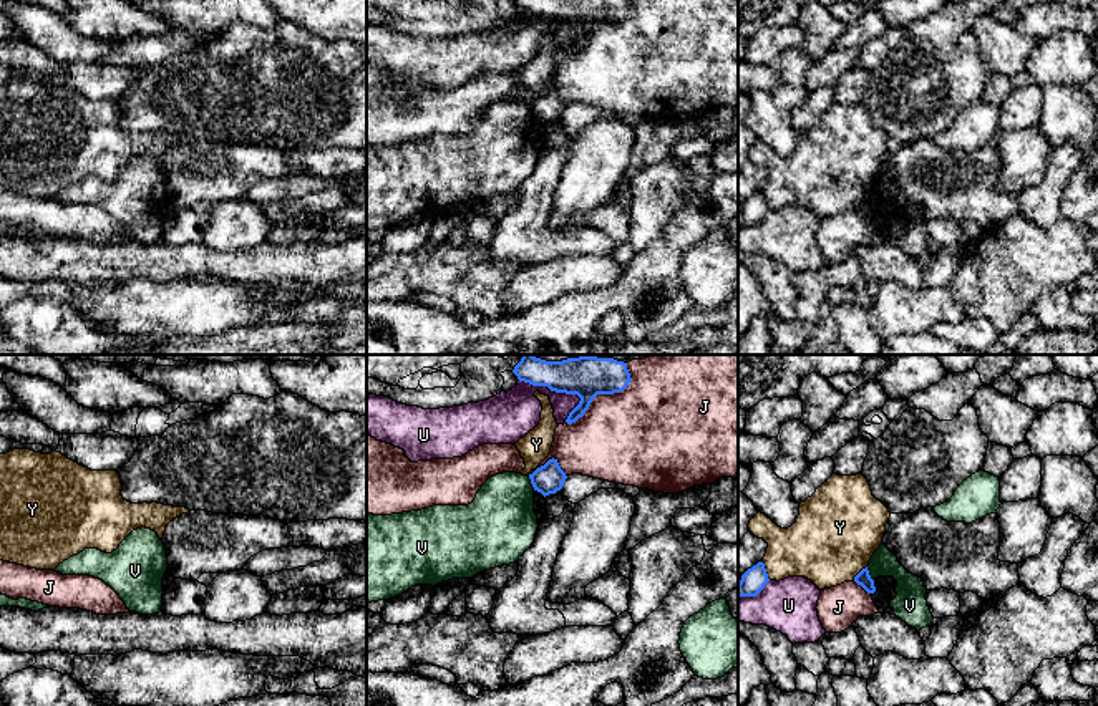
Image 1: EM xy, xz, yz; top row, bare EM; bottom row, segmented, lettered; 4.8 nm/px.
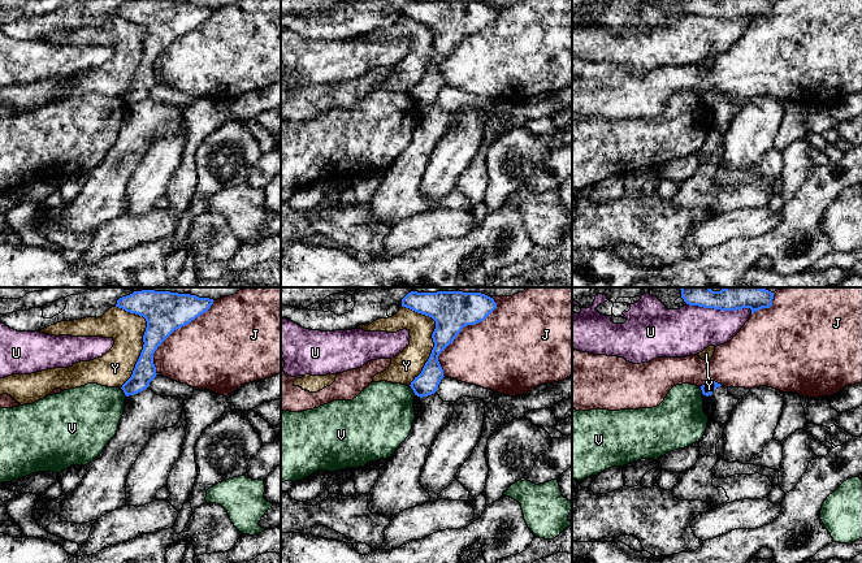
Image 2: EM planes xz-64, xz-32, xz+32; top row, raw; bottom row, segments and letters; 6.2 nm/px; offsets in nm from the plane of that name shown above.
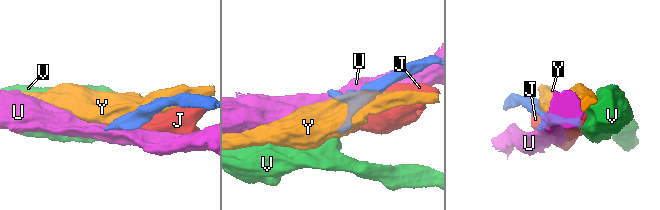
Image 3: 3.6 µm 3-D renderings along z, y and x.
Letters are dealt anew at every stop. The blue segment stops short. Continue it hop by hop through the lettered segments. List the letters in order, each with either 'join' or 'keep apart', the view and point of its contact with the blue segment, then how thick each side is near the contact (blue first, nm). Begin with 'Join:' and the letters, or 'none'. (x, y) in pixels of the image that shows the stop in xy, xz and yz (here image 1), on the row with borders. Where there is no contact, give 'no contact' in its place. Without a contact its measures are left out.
Join: none
J: keep apart; contact xz (604, 393); calibres 200 and 460 nm
U: keep apart; contact xz (551, 390); calibres 200 and 240 nm
V: keep apart; contact xz (531, 483); calibres 140 and 340 nm
Y: keep apart; contact yz (765, 570); calibres 120 and 280 nm

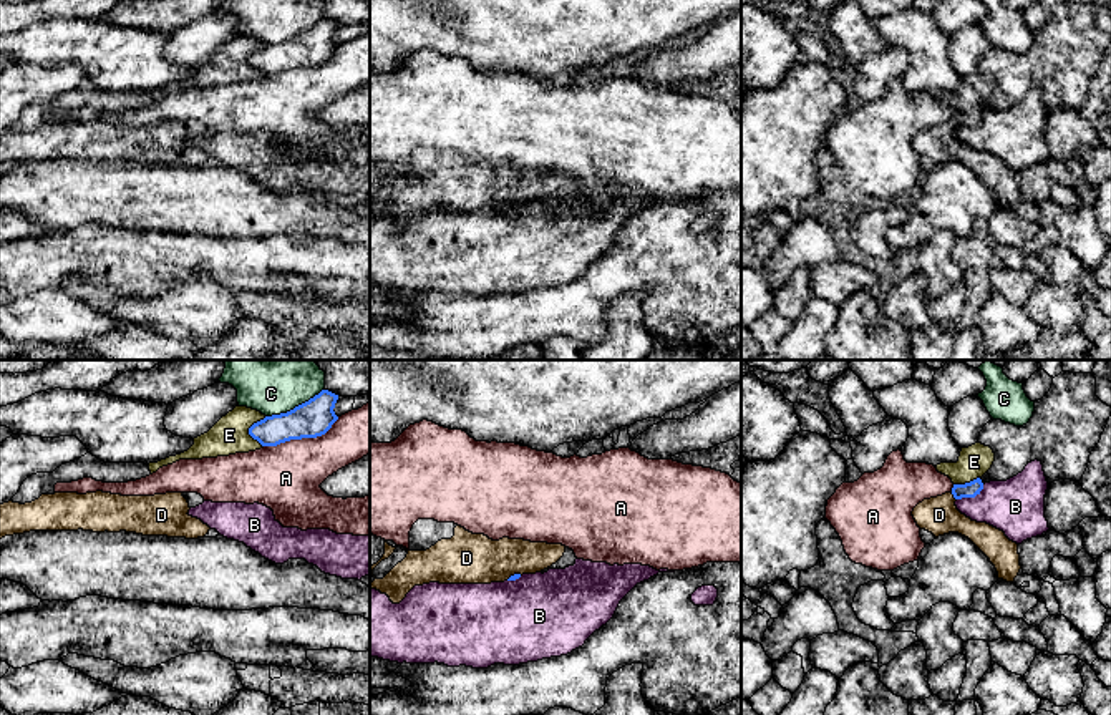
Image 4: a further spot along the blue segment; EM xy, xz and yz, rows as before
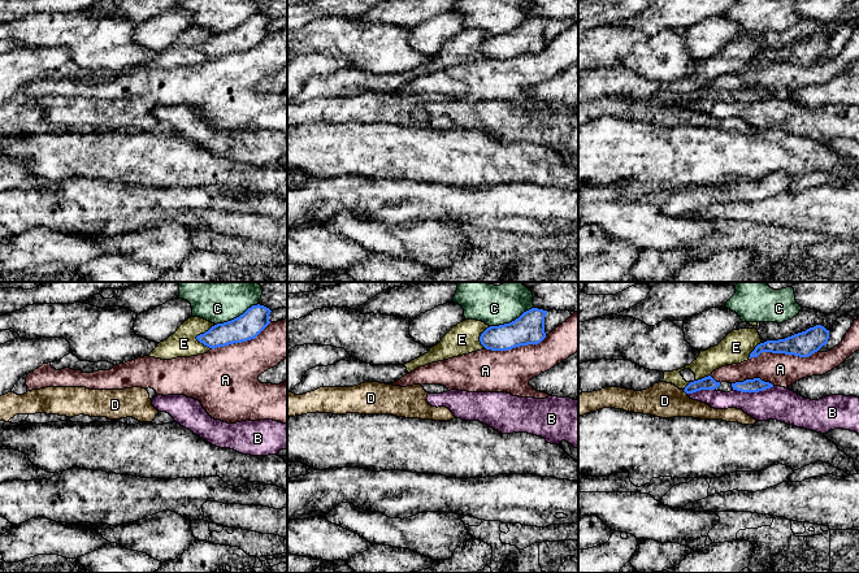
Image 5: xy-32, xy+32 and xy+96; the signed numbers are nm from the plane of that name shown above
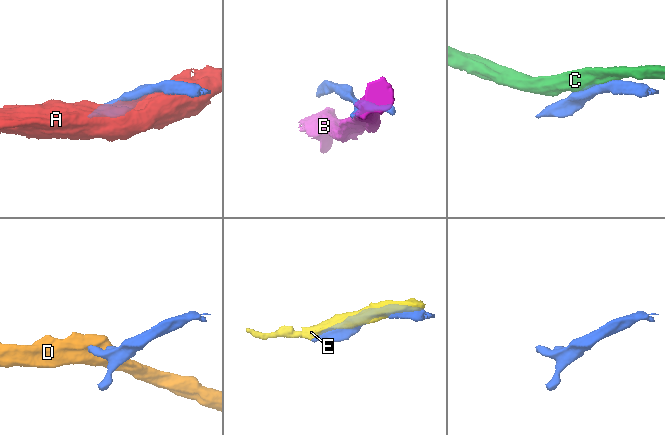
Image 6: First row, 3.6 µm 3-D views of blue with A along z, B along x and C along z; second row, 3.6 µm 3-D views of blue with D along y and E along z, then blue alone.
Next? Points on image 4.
Join: D
A: keep apart; contact xy (302, 437); calibres 180 and 320 nm
B: keep apart; contact yz (970, 496); calibres 80 and 280 nm
C: keep apart; contact xy (295, 407); calibres 180 and 420 nm
D: join; contact yz (954, 496); calibres 80 and 180 nm
E: keep apart; contact xy (249, 430); calibres 150 and 180 nm

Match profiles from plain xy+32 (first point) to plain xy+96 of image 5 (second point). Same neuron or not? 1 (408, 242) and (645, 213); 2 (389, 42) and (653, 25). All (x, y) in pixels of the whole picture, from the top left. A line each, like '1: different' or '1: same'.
1: same
2: different

